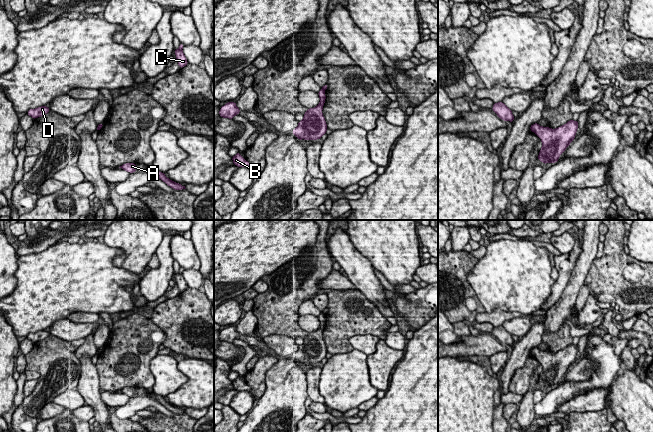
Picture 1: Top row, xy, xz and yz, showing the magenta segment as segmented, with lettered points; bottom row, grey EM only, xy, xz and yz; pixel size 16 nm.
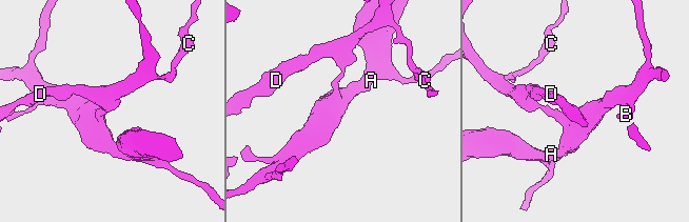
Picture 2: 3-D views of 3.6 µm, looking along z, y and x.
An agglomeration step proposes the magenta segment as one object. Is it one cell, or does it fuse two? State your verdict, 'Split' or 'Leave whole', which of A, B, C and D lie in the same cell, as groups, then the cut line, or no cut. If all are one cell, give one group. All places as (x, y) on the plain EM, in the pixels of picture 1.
Split. Groups: A B / C D. Split along xy (98, 349), (99, 353)

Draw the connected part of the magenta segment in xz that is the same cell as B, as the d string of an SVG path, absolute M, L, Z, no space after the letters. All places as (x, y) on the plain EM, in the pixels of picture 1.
M238 376L235 380L233 380L232 384L234 389L238 391L251 390L250 386L246 385L244 382L241 381L240 376Z

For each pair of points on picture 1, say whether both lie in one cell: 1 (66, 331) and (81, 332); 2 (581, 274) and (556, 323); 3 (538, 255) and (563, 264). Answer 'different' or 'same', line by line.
1: same
2: same
3: different

